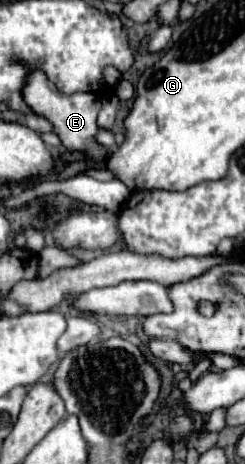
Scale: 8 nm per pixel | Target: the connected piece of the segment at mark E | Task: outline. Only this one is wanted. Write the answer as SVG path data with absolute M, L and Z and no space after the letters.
M34 69L34 73L30 73L30 77L26 77L26 85L22 89L22 95L24 95L26 105L30 105L30 109L36 115L48 119L54 125L54 133L60 137L60 141L66 149L84 151L92 159L104 157L102 145L98 145L94 141L94 135L98 131L96 115L98 115L98 109L102 107L100 95L96 95L96 93L72 93L70 97L66 97L66 93L58 93L58 87L46 77L46 73L42 73L42 69Z

